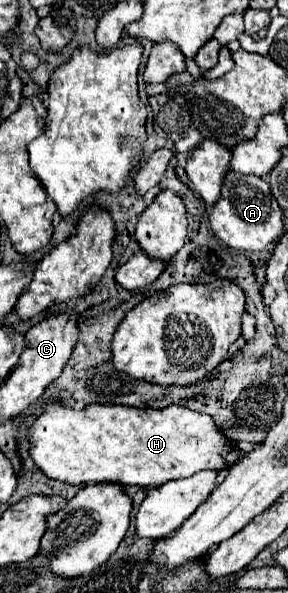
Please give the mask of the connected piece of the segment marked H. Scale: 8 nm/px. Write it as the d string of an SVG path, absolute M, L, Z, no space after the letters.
M48 405L46 411L30 427L30 455L34 463L52 479L78 483L120 483L138 487L158 487L166 483L166 477L190 477L202 469L216 473L232 467L226 455L234 455L232 441L216 429L212 417L190 411L186 407L170 405L166 409L134 409L124 405L90 405L82 411L74 411L62 405Z

